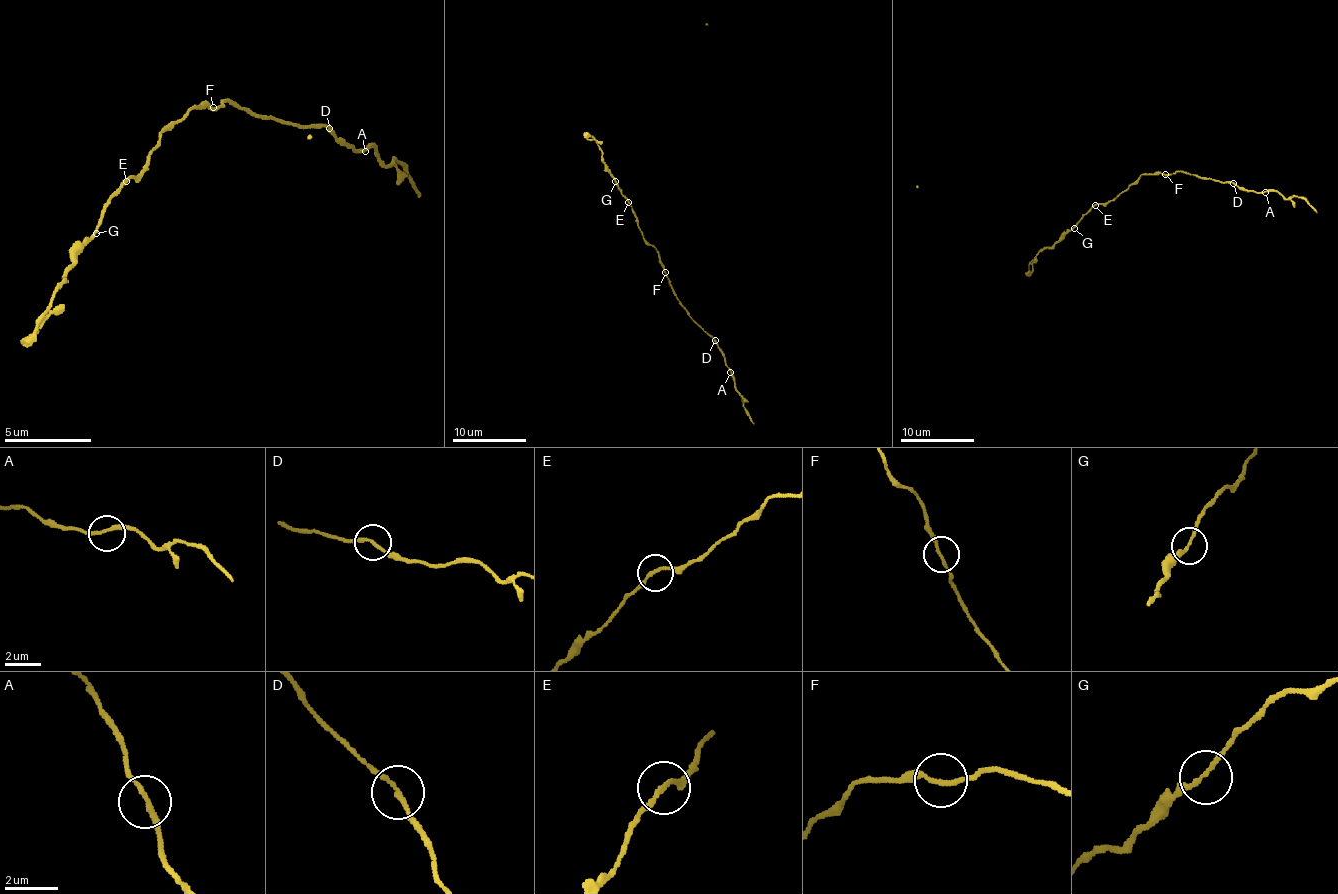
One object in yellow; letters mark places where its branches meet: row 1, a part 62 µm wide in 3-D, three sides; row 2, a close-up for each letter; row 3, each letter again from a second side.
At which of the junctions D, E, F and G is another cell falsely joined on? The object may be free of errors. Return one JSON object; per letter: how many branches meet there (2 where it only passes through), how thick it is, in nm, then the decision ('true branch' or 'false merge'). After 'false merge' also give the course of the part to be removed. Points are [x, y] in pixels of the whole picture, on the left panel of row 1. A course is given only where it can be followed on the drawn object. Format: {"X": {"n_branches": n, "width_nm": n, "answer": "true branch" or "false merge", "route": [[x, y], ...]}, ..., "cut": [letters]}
{"D": {"n_branches": 2, "width_nm": 170, "answer": "false merge", "route": [[330, 129], [356, 151], [374, 146], [387, 164], [396, 159], [417, 199]]}, "E": {"n_branches": 2, "width_nm": 150, "answer": "true branch"}, "F": {"n_branches": 2, "width_nm": 170, "answer": "true branch"}, "G": {"n_branches": 2, "width_nm": 160, "answer": "true branch"}, "cut": ["D"]}

